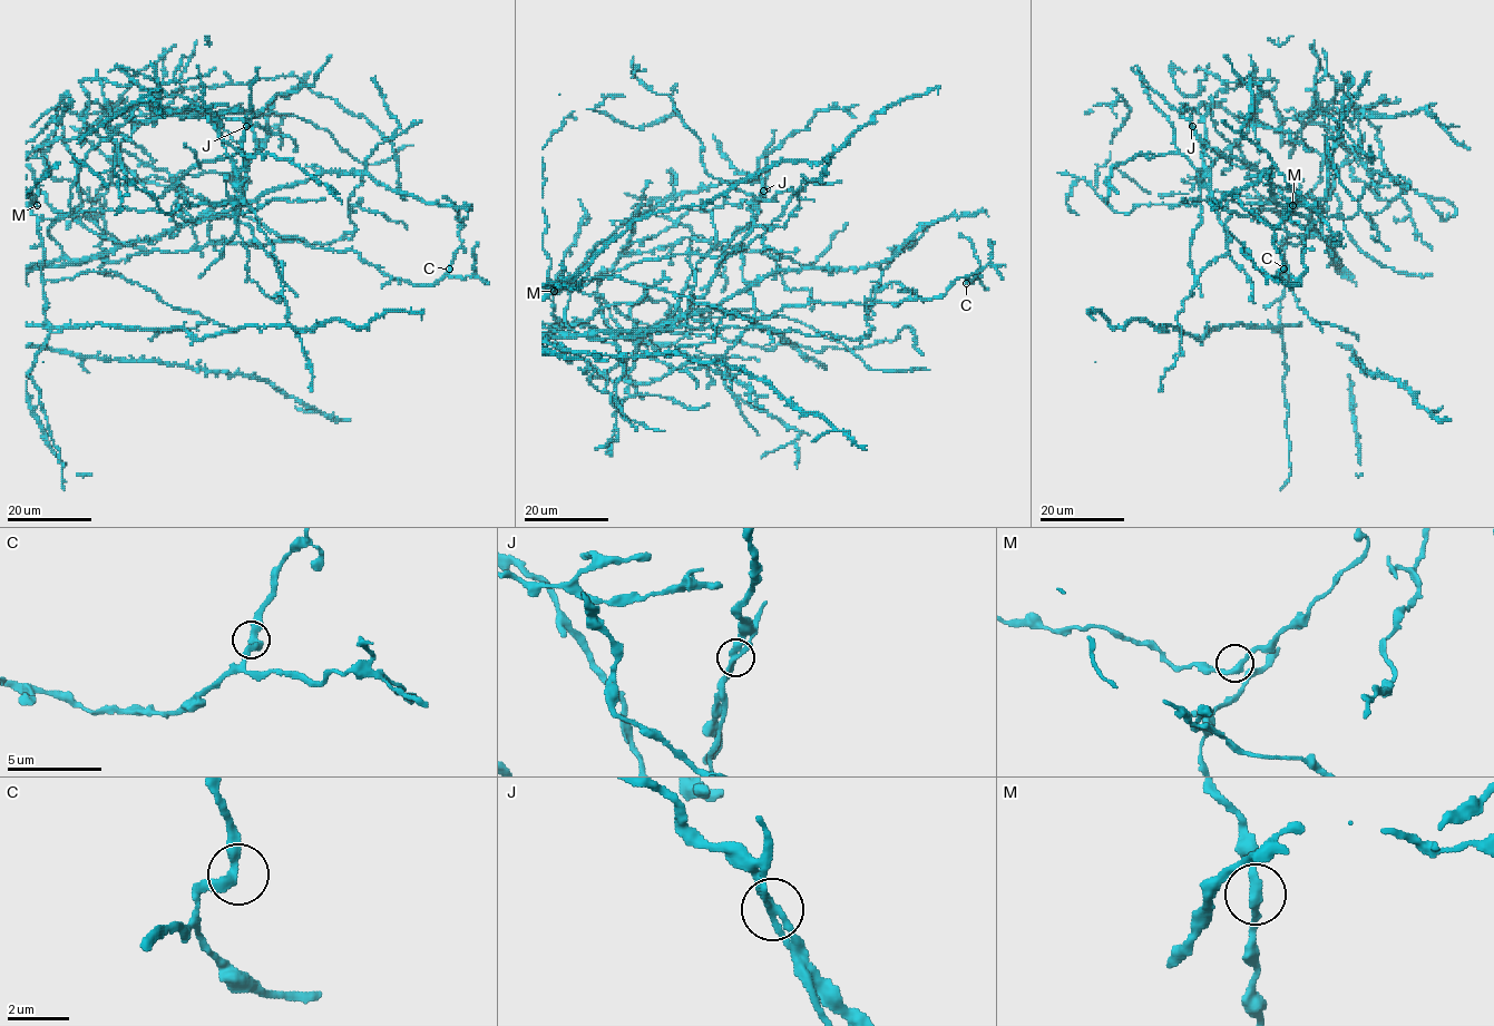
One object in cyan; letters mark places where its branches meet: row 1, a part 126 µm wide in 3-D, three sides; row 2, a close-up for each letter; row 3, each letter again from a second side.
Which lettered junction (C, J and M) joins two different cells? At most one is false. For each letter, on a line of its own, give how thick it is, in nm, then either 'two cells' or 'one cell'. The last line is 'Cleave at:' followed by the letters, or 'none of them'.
C: 320 nm | one cell
J: 320 nm | two cells
M: 280 nm | one cell
Cleave at: J

